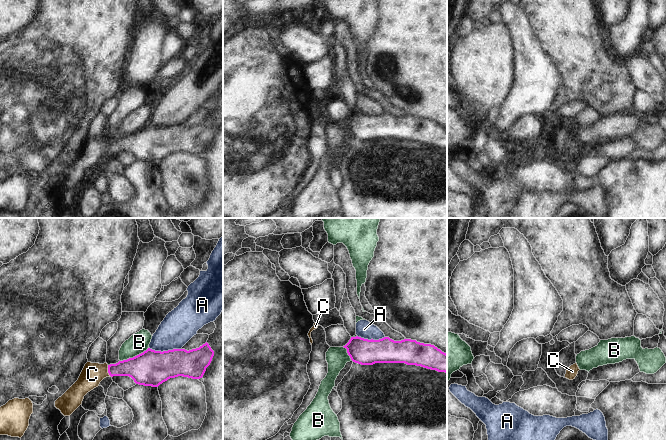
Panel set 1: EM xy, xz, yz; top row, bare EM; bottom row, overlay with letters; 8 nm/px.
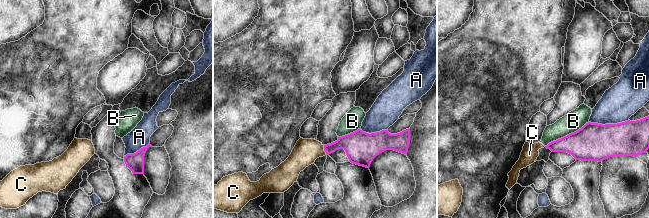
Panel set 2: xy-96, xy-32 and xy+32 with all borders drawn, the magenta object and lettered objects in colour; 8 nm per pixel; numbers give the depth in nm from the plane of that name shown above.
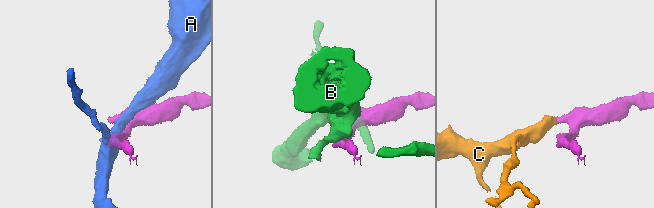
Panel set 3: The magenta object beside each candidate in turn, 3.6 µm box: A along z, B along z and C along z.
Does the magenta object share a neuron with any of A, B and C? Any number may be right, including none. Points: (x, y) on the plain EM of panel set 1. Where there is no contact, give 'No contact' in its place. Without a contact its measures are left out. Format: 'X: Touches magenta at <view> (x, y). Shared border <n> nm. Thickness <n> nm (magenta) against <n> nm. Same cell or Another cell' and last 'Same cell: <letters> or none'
A: Touches magenta at xy (165, 127). Shared border 260 nm. Thickness 280 nm (magenta) against 280 nm. Another cell
B: Touches magenta at xy (135, 132). Shared border 260 nm. Thickness 280 nm (magenta) against 160 nm. Another cell
C: Touches magenta at xy (108, 147). Shared border 100 nm. Thickness 200 nm (magenta) against 180 nm. Same cell
Same cell: C.

